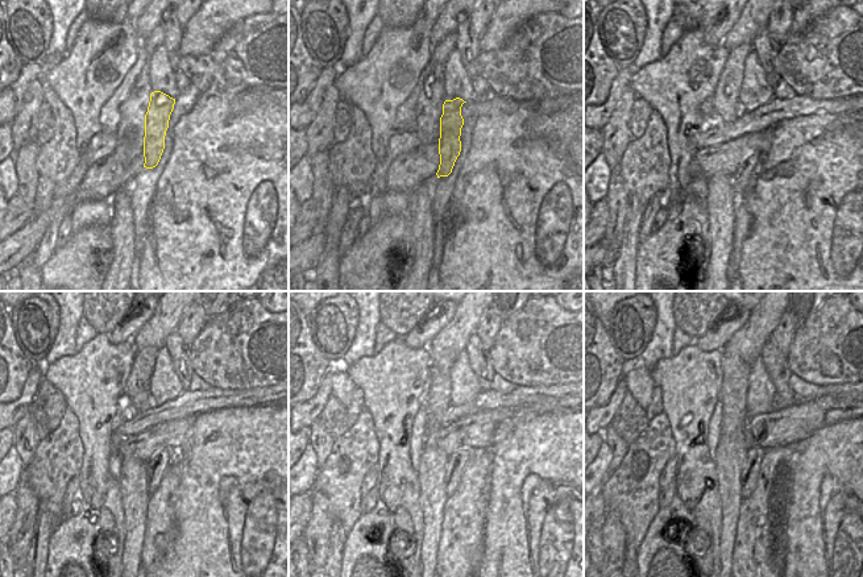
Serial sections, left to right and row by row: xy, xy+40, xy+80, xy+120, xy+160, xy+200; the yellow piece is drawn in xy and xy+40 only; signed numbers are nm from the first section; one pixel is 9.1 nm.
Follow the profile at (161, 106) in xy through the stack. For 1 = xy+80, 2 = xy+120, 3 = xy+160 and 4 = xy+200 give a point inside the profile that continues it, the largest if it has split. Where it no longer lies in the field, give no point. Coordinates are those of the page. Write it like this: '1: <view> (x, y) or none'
1: xy+80 (749, 162)
2: xy+120 (157, 465)
3: xy+160 (457, 460)
4: xy+200 (755, 456)

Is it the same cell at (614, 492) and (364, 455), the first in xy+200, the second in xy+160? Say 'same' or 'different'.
same

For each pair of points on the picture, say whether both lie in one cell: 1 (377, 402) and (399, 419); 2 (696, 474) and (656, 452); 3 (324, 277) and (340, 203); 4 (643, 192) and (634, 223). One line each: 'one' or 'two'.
1: one
2: two
3: one
4: two

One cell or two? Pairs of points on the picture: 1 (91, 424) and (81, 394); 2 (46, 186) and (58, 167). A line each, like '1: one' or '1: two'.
1: one
2: two

